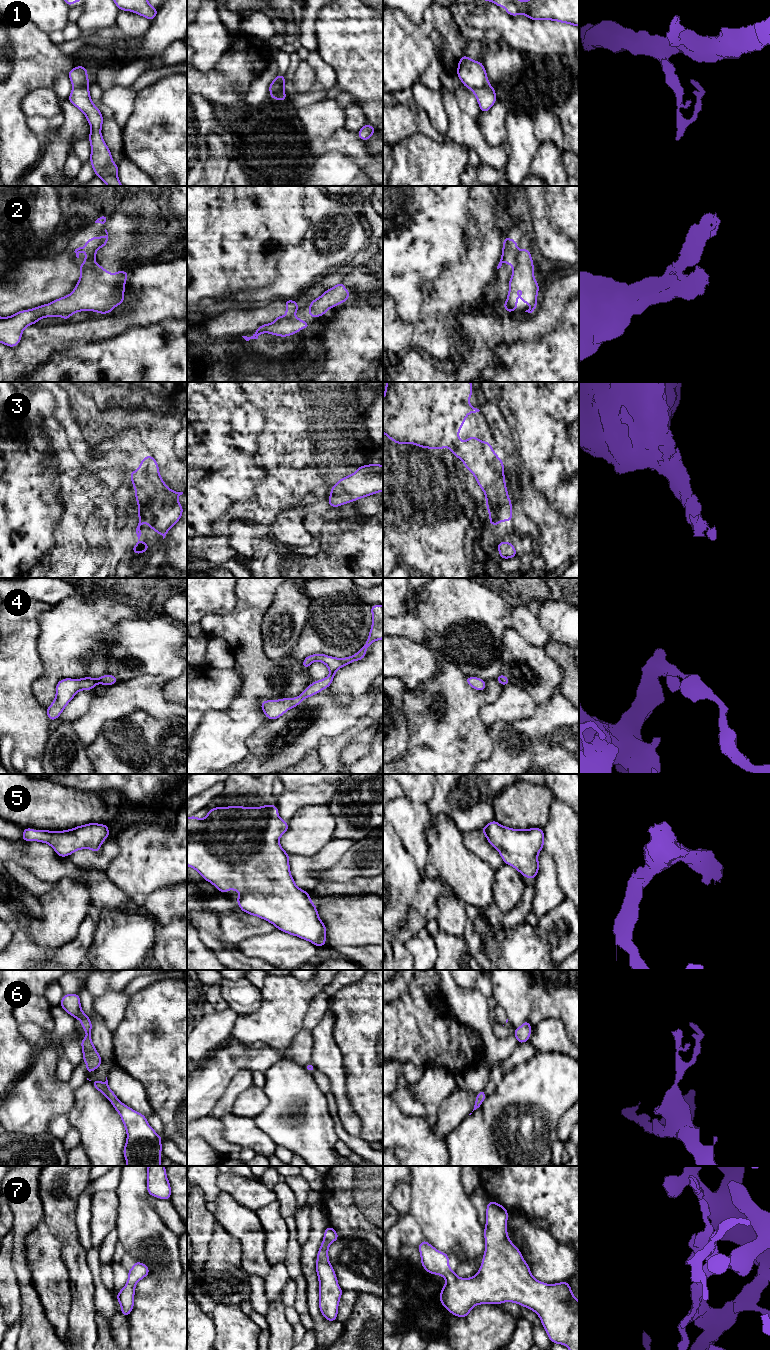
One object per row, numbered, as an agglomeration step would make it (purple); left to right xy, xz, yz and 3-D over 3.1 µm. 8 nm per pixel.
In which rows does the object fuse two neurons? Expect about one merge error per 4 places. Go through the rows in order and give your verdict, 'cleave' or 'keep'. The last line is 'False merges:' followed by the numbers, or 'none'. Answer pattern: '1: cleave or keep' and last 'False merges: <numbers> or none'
1: cleave
2: cleave
3: keep
4: keep
5: keep
6: keep
7: keep
False merges: 1, 2

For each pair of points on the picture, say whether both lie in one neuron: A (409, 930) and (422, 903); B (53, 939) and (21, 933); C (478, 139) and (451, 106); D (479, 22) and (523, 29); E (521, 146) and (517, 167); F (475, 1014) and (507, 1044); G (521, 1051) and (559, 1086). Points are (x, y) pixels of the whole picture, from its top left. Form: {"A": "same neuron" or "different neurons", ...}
{"A": "same neuron", "B": "different neurons", "C": "same neuron", "D": "same neuron", "E": "same neuron", "F": "same neuron", "G": "different neurons"}

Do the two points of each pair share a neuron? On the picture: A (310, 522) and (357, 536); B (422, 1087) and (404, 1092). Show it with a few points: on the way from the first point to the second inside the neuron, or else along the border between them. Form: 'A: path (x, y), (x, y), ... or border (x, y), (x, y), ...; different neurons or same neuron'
A: border (324, 521), (318, 536); different neurons
B: border (412, 1084), (412, 1093), (423, 1103), (425, 1109); different neurons

